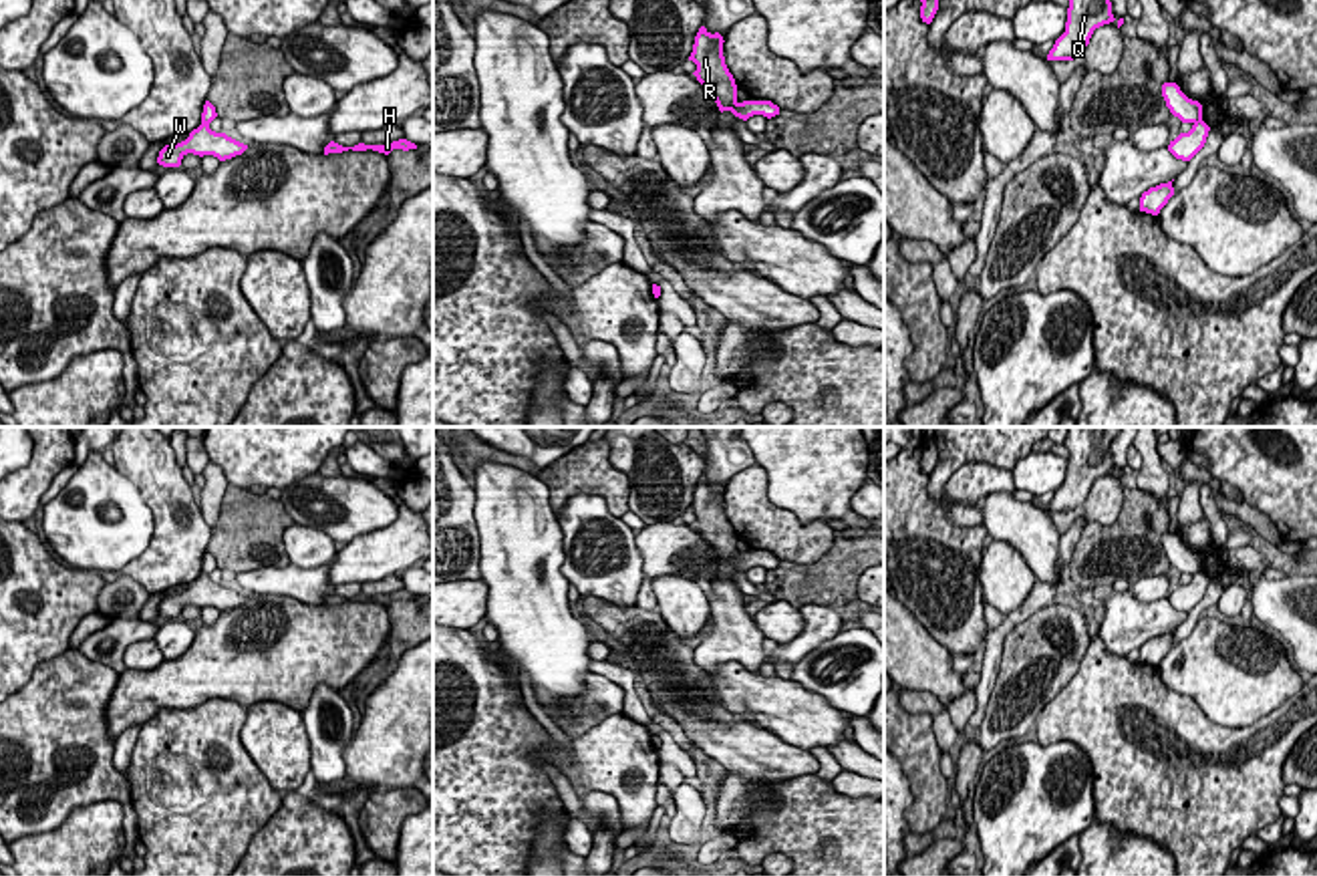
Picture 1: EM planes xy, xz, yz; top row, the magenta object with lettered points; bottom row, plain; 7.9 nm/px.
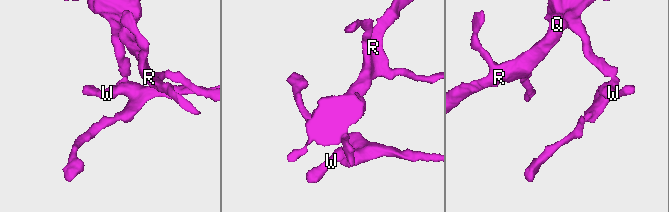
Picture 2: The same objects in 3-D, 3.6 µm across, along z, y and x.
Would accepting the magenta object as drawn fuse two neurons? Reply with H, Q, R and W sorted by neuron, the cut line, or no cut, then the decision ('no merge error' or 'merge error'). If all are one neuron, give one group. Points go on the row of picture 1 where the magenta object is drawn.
H W / Q R | xy (202, 119), (208, 123) | merge error

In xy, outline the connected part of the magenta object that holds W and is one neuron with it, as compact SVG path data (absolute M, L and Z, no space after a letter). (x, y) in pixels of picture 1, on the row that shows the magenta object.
M201 121L201 125L193 129L185 141L175 143L175 145L165 145L159 151L157 163L163 167L179 167L181 159L187 153L193 153L199 157L213 155L220 161L226 161L236 155L242 155L246 149L248 145L228 137L226 133L211 131L209 123Z

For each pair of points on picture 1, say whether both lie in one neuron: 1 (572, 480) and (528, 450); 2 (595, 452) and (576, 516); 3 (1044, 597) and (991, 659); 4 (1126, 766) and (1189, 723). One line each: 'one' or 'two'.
1: two
2: two
3: one
4: one

